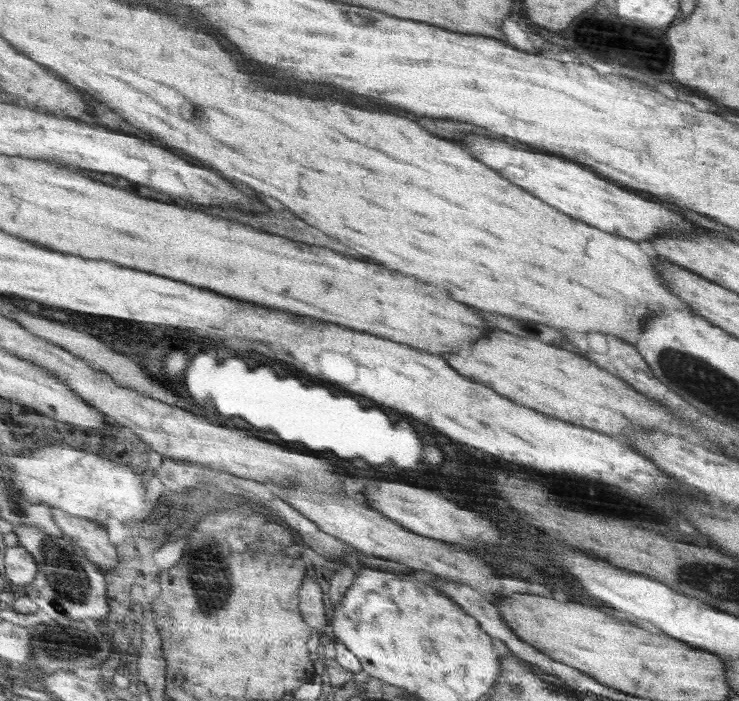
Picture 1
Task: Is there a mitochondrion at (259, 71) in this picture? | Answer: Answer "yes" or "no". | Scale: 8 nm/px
no

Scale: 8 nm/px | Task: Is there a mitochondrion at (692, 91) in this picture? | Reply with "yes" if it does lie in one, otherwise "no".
no

